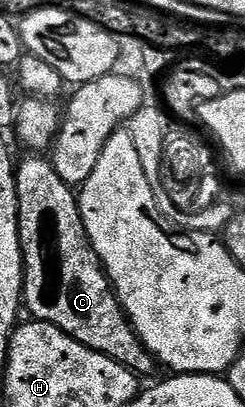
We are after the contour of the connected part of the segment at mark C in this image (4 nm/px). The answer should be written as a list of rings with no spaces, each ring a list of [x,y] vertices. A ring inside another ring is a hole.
[[[33,153],[16,164],[17,177],[17,220],[19,221],[19,237],[21,252],[25,262],[25,294],[24,306],[30,311],[34,320],[50,323],[63,333],[75,337],[87,349],[95,349],[123,365],[138,377],[149,375],[155,368],[153,354],[141,343],[141,338],[133,331],[129,318],[121,309],[117,294],[113,292],[113,284],[105,273],[105,266],[95,253],[91,241],[87,237],[87,229],[83,225],[81,204],[74,188],[59,177],[52,162],[44,154]]]

